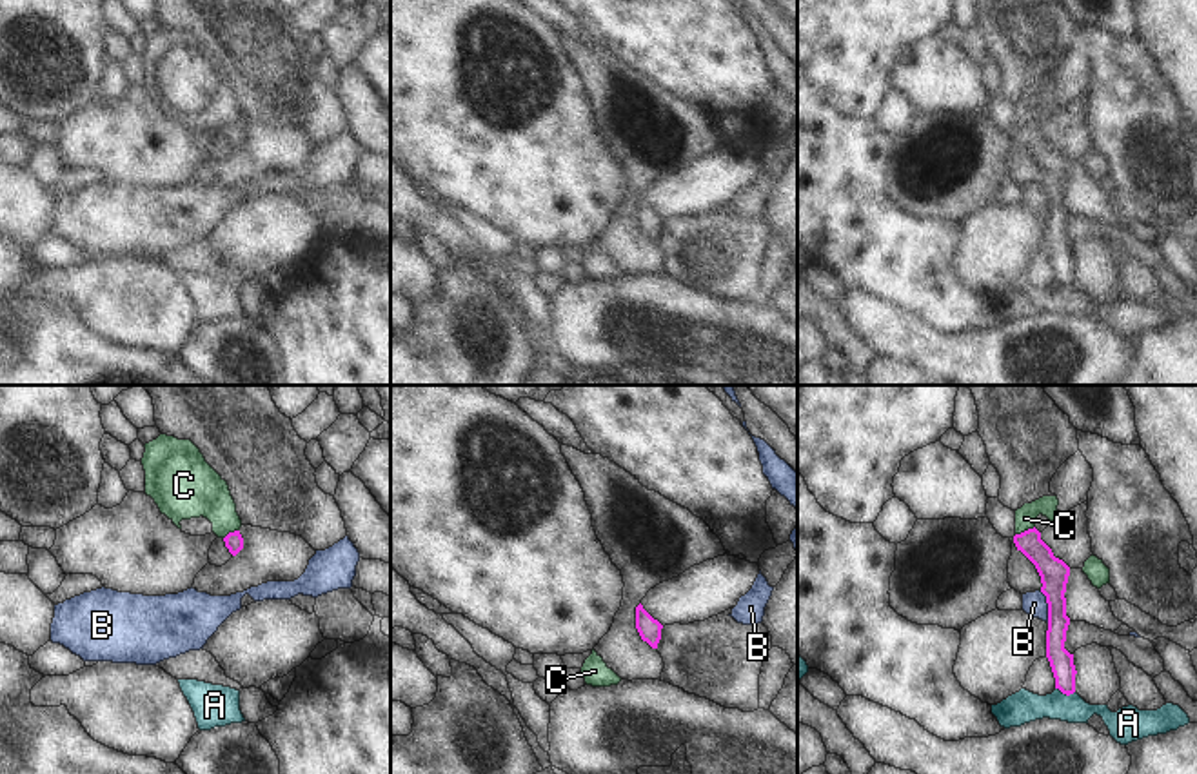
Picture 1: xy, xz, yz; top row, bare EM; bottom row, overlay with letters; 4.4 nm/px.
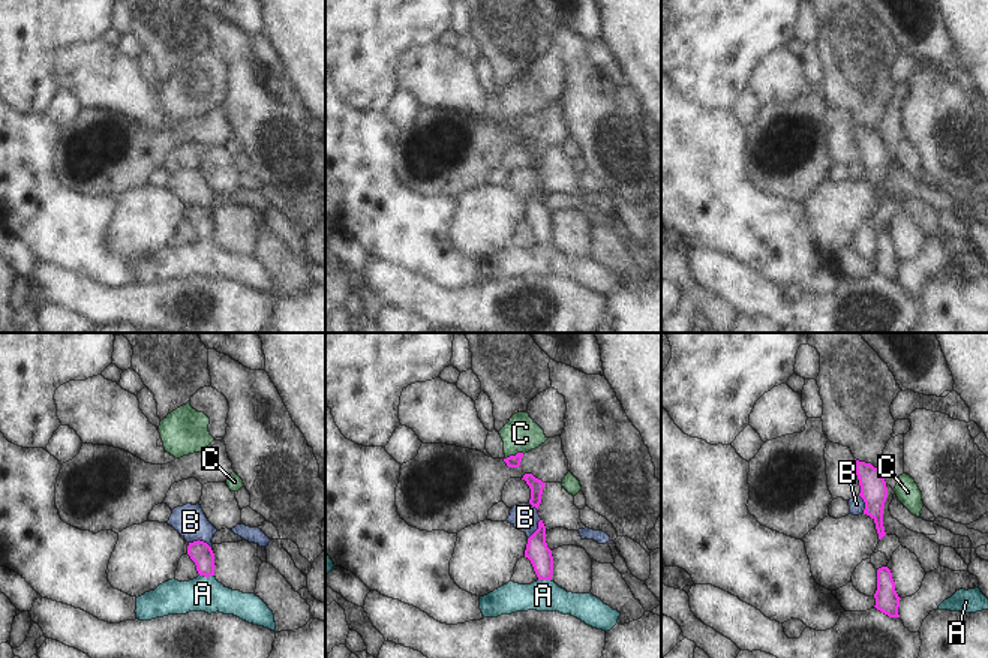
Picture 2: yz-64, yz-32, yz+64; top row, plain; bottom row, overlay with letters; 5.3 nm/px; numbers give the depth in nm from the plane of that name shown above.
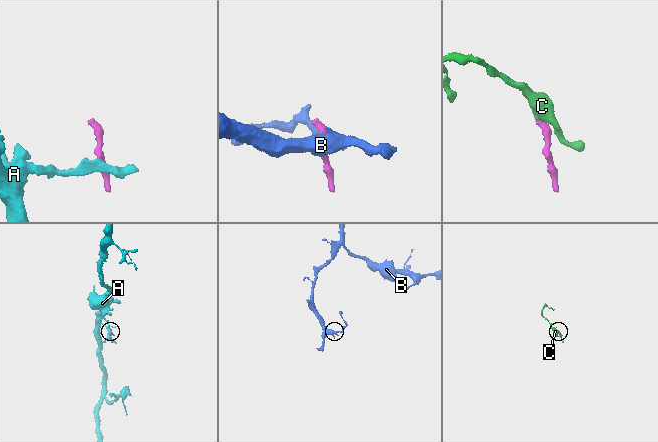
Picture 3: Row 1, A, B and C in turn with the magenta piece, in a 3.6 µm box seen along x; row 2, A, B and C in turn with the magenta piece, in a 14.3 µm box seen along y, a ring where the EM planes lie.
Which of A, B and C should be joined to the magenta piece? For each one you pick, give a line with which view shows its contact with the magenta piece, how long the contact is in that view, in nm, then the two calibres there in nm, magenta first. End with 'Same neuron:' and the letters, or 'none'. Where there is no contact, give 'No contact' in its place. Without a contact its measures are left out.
C: Touches magenta in yz. Shared border 100 nm. Thickness 130 nm (magenta) against 100 nm
Same neuron: C

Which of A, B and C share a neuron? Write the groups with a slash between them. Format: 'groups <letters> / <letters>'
groups A / B / C

